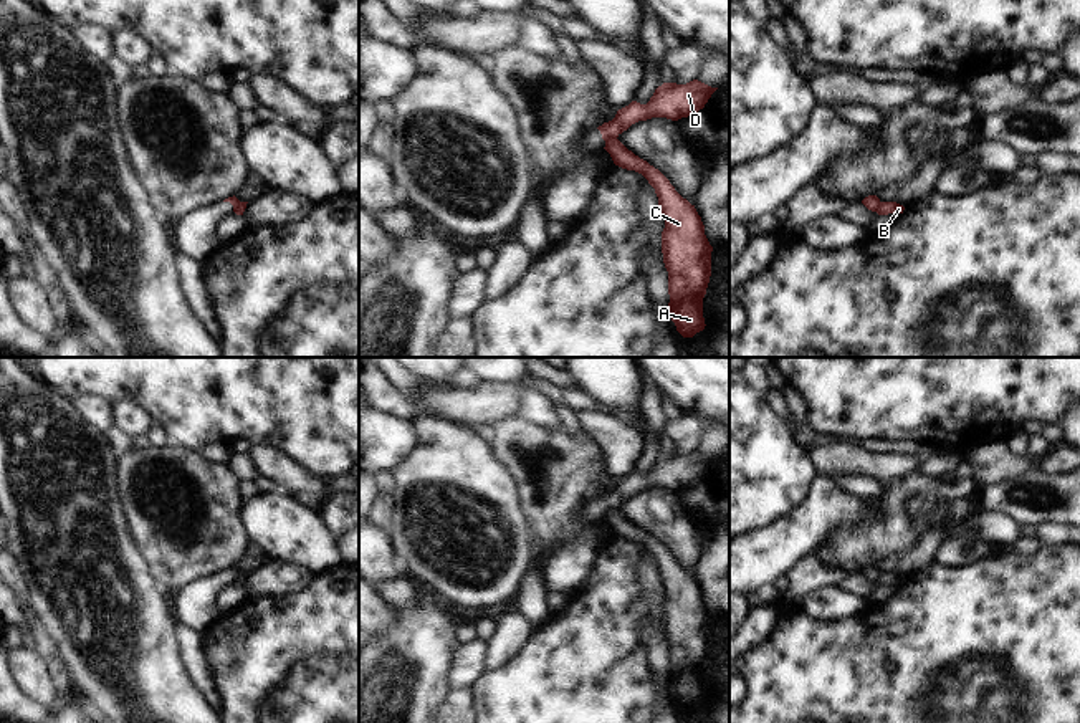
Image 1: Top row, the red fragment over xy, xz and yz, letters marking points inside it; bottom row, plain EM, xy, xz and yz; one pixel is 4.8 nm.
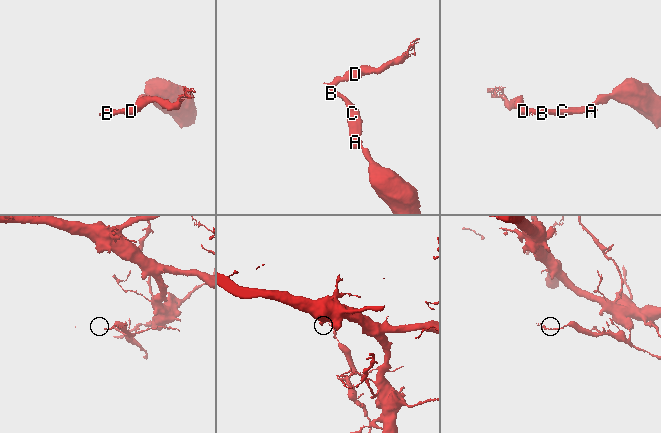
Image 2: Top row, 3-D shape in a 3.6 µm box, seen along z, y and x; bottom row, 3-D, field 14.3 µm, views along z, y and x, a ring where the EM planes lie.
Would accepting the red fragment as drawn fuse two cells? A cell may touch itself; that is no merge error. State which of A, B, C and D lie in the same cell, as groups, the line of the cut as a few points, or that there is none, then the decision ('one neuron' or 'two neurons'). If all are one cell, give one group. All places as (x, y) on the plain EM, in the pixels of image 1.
groups A B C / D; cut xz (616, 508), (606, 512); two neurons

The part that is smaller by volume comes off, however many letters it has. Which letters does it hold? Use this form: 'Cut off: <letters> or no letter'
Cut off: D

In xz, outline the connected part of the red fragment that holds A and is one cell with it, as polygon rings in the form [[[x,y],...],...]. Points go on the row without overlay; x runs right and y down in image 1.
[[[607,510],[604,520],[615,536],[642,544],[655,559],[665,589],[662,624],[668,642],[670,688],[683,708],[693,708],[706,697],[703,668],[711,647],[713,617],[705,606],[701,587],[658,539],[628,521],[619,510]]]

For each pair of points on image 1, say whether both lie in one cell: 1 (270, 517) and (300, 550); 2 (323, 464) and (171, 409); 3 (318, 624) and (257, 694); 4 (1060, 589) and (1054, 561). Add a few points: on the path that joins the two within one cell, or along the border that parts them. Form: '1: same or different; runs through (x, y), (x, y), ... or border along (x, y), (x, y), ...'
1: same; runs through (278, 525), (295, 541)
2: same; runs through (288, 426), (272, 409), (209, 409)
3: same; runs through (310, 641), (273, 677)
4: same; runs through (1057, 583), (1054, 568)

